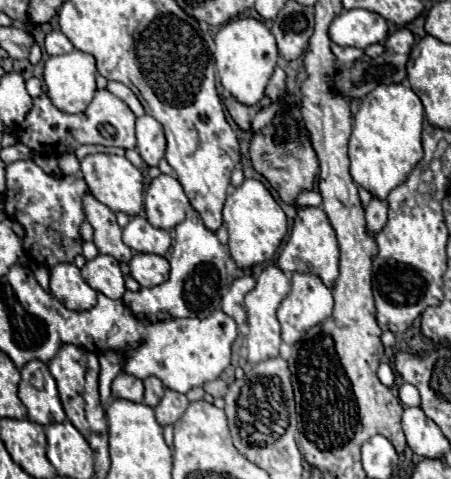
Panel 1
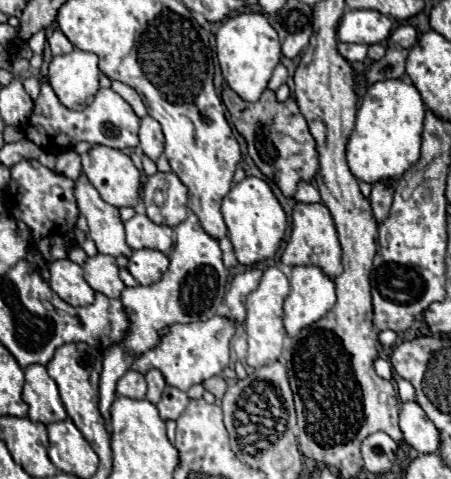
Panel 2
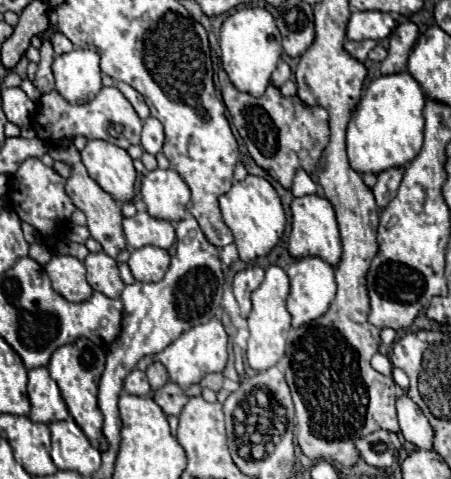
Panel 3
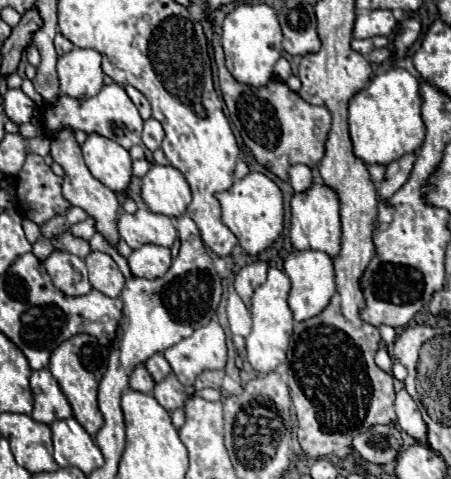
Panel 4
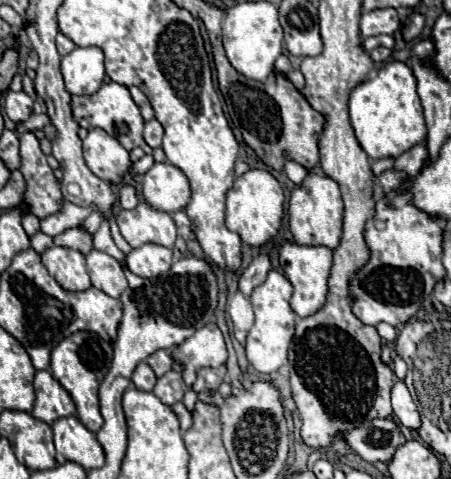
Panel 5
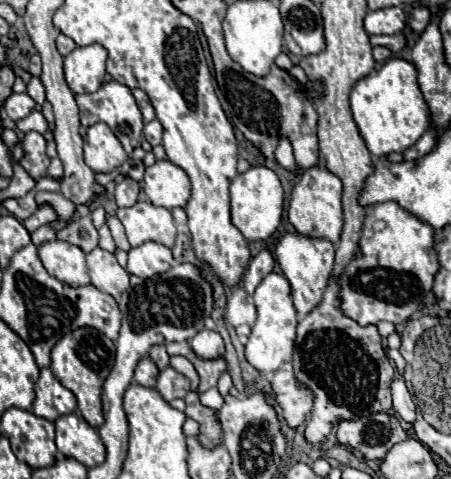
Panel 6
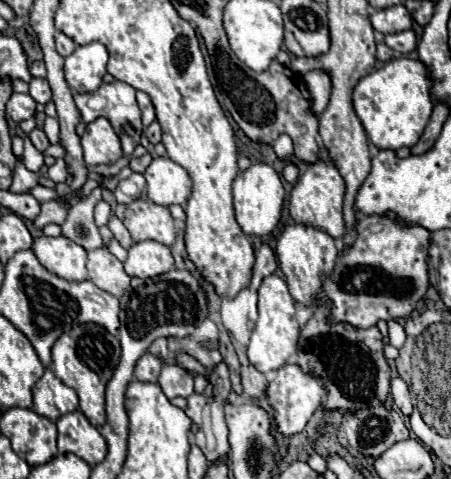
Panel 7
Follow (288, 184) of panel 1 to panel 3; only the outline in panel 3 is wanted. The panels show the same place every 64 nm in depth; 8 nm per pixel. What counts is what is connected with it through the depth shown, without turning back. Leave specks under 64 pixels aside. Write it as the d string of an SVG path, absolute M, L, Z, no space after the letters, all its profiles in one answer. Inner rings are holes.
M224 70L218 74L224 104L232 116L232 124L248 146L254 162L278 180L286 190L292 188L292 180L298 170L312 174L320 162L322 150L328 144L328 114L324 108L304 108L298 96L284 98L278 88L268 86L264 96L254 98L238 92Z

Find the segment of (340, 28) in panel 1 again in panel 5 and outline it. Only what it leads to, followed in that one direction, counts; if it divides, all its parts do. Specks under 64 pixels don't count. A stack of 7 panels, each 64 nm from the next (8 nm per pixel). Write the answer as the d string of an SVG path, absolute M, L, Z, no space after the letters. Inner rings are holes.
M384 8L384 10L372 10L362 14L360 20L360 36L378 36L378 34L396 34L400 30L400 20L398 12L394 8Z

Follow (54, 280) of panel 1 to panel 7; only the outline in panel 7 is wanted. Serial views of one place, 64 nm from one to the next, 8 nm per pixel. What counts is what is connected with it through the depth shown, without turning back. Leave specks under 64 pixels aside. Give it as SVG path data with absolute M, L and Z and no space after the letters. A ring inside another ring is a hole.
M40 236L34 240L32 250L48 272L70 282L88 280L86 250L74 244L72 240L64 236L58 236L58 238Z

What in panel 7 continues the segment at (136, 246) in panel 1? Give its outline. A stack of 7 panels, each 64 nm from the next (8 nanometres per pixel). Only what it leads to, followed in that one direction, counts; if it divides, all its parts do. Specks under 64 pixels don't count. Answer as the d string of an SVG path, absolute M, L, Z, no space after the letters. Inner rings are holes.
M138 198L130 204L118 204L114 214L124 222L134 242L156 240L164 246L172 246L176 240L174 218L166 206Z

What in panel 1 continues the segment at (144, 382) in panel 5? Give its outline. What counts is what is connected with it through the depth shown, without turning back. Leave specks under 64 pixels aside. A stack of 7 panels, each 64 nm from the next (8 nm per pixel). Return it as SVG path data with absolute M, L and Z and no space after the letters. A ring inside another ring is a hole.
M120 372L112 382L112 396L130 402L142 402L144 398L144 384L136 376Z

